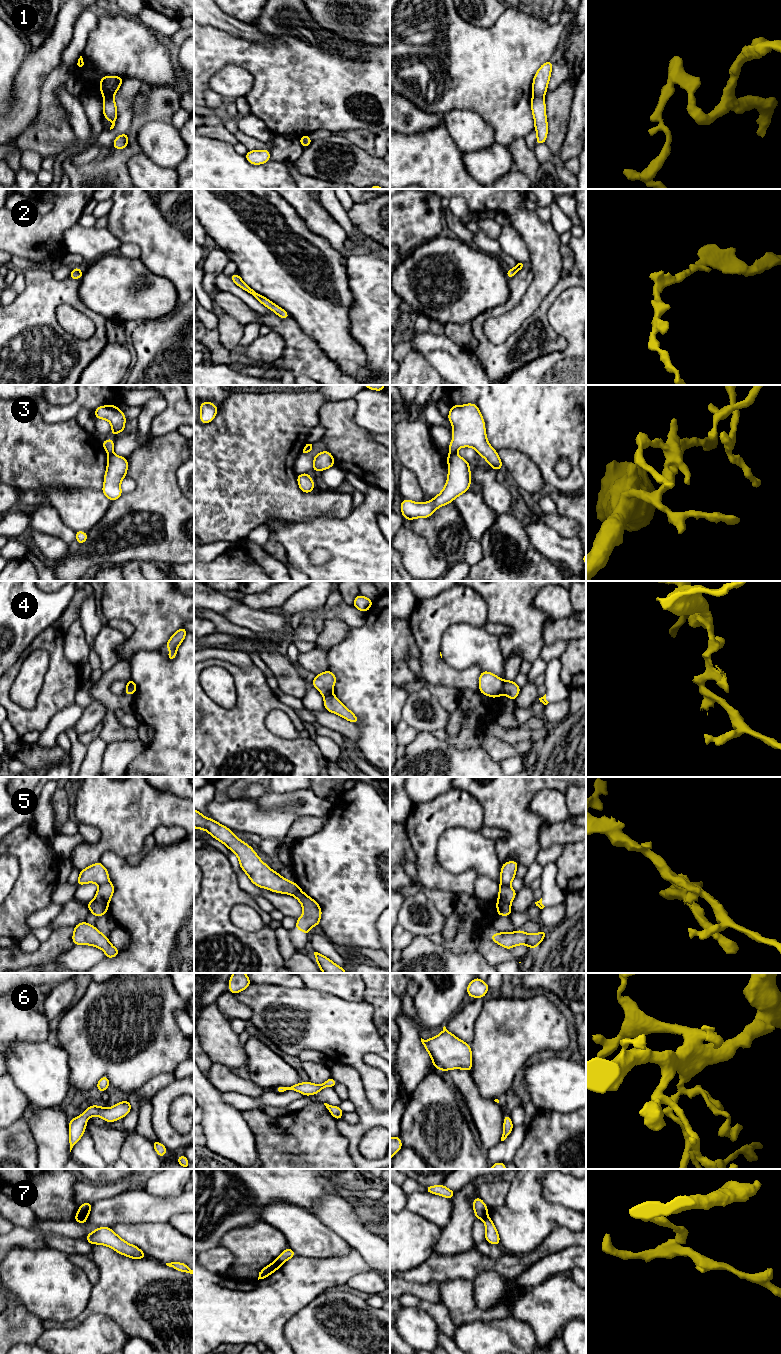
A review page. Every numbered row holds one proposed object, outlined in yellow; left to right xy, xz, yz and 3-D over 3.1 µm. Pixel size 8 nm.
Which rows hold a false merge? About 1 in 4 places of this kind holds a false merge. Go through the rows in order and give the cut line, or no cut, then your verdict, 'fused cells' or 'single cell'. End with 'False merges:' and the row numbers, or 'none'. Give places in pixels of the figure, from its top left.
1: cut none; single cell
2: cut none; single cell
3: cut yz (450, 452), (455, 453); fused cells
4: cut yz (504, 680), (501, 693); fused cells
5: cut xy (94, 899), (107, 906); fused cells
6: cut none; single cell
7: cut xy (78, 1212), (86, 1219); fused cells
False merges: 3, 4, 5, 7

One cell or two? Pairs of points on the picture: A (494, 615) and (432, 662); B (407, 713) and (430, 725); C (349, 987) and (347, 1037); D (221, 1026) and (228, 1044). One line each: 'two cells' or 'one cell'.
A: two cells
B: one cell
C: two cells
D: one cell

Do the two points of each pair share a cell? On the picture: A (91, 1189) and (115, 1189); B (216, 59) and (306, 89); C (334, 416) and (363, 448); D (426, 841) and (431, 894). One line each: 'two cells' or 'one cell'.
A: one cell
B: one cell
C: one cell
D: two cells

